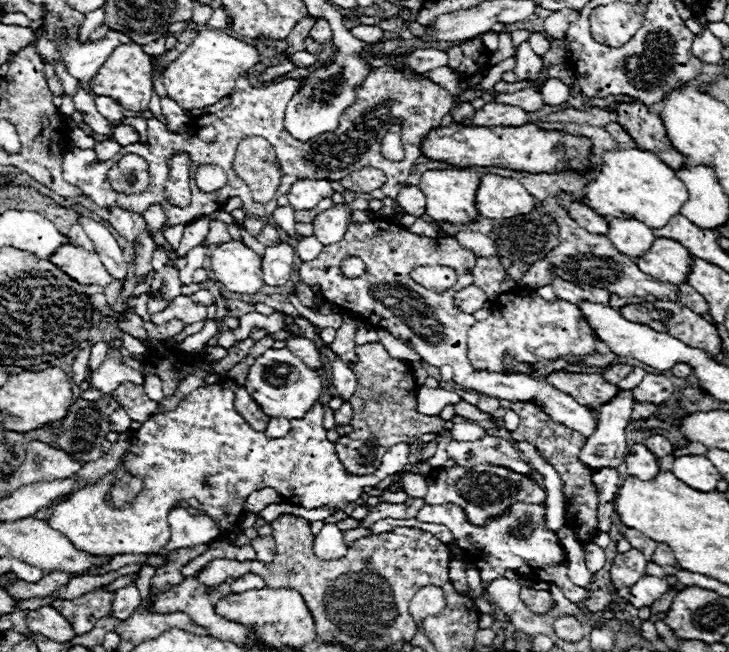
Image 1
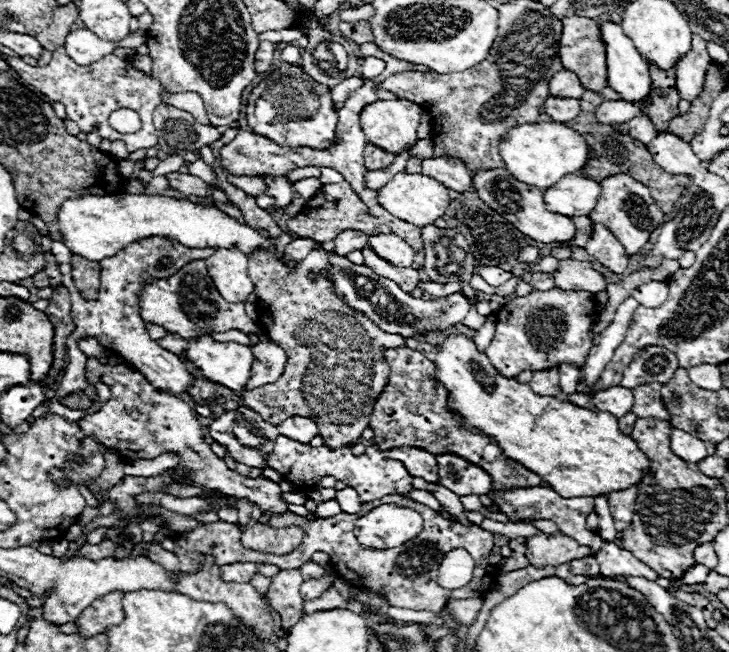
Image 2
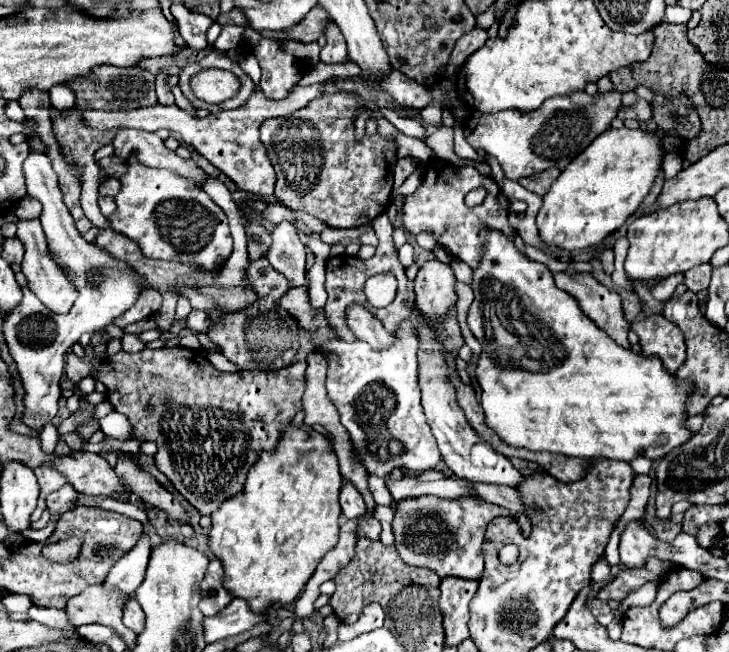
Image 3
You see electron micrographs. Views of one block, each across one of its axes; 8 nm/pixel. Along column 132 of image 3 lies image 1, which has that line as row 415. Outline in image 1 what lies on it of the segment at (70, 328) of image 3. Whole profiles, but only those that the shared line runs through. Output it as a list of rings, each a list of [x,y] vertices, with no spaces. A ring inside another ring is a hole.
[[[268,348],[256,362],[250,366],[244,388],[260,404],[264,414],[270,418],[304,418],[304,414],[318,402],[322,394],[322,380],[316,370],[310,370],[300,358],[296,358],[288,348]]]

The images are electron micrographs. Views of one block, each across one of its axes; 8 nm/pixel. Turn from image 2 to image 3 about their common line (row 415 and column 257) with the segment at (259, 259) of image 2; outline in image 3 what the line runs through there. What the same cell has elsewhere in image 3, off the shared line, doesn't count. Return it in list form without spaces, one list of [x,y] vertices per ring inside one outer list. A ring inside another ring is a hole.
[[[266,256],[258,260],[250,260],[246,270],[246,282],[256,292],[256,302],[248,308],[236,312],[220,312],[212,310],[208,320],[212,326],[208,328],[208,338],[220,348],[220,352],[234,362],[240,370],[280,370],[294,362],[300,350],[300,330],[296,318],[280,308],[280,298],[292,288],[288,278],[282,272],[276,272],[272,264],[268,264]]]

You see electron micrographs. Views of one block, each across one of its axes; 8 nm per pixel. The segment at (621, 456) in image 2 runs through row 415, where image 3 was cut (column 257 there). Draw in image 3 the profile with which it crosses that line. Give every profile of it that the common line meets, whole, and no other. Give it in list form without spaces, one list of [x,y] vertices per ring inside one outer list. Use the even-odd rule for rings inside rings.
[[[290,422],[276,448],[262,452],[252,464],[244,490],[212,512],[208,546],[224,566],[224,586],[234,596],[248,598],[254,612],[276,602],[294,602],[318,562],[338,542],[340,488],[342,474],[332,442],[308,424],[292,428]]]

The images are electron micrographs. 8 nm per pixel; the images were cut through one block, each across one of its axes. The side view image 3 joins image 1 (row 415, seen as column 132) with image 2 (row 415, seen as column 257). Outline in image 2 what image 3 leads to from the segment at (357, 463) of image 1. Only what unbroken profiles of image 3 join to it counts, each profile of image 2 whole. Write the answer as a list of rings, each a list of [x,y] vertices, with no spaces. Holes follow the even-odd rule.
[[[398,346],[384,350],[384,358],[390,366],[390,380],[370,414],[370,428],[376,434],[374,442],[380,450],[392,450],[392,446],[420,446],[430,454],[460,454],[460,458],[468,458],[468,462],[476,462],[476,466],[482,464],[482,468],[488,470],[494,490],[528,488],[542,482],[540,476],[520,462],[504,458],[492,436],[472,428],[460,414],[446,408],[448,388],[436,382],[436,366],[424,354]],[[488,446],[494,446],[494,454],[488,454]]]

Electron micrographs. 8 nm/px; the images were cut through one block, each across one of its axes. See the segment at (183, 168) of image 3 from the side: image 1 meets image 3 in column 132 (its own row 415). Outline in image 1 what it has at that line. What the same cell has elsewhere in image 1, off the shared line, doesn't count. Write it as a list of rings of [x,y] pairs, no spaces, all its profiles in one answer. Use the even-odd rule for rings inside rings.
[[[128,382],[124,386],[118,386],[112,394],[120,402],[120,406],[130,414],[130,418],[136,420],[136,422],[146,422],[148,418],[160,414],[158,402],[150,400],[144,394],[144,388],[142,386],[132,386]]]

